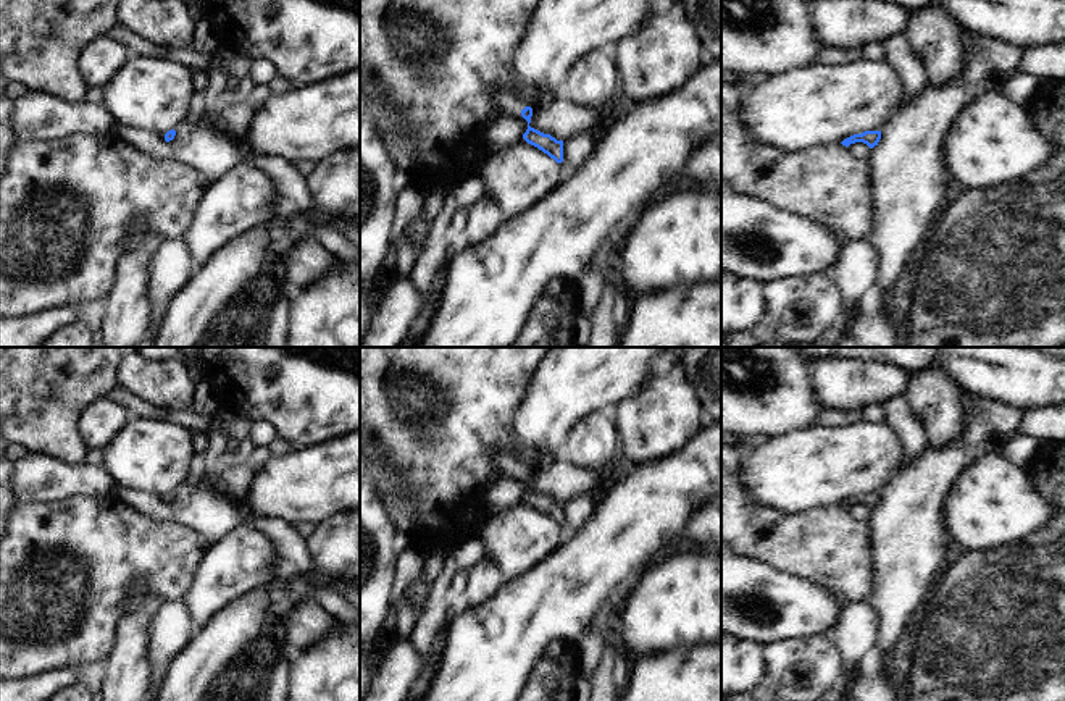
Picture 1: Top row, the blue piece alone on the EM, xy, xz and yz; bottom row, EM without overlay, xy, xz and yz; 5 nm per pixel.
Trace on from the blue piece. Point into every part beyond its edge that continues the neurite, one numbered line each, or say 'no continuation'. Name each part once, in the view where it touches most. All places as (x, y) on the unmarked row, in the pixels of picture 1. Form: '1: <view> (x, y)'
1: xz (507, 488).

